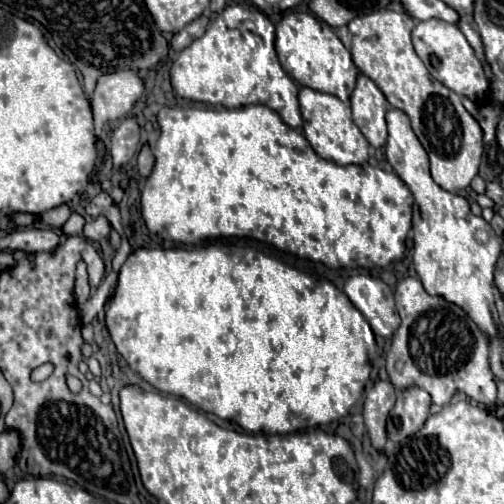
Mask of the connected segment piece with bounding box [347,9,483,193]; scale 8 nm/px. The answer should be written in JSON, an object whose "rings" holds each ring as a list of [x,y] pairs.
{"rings":[[[383,9],[359,15],[347,27],[351,33],[353,63],[379,85],[391,107],[409,117],[417,139],[429,155],[433,181],[451,193],[467,189],[479,171],[483,157],[483,133],[473,115],[463,107],[461,97],[433,79],[423,67],[423,61],[415,55],[411,43],[411,31],[415,27],[413,19],[407,13]]]}

